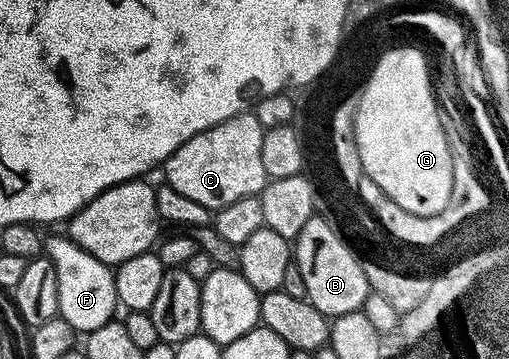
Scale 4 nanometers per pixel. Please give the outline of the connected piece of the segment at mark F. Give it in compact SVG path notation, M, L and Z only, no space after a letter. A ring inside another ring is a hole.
M66 235L47 237L45 253L55 267L59 300L58 316L63 317L83 335L92 333L97 327L101 327L106 321L116 316L115 274L112 266L101 263L101 259L77 247L77 243L73 243Z

